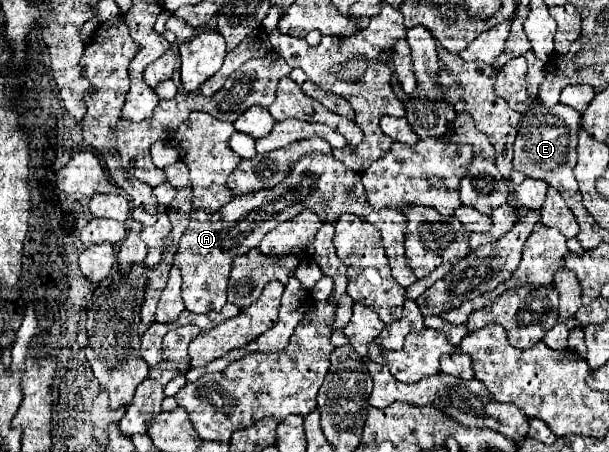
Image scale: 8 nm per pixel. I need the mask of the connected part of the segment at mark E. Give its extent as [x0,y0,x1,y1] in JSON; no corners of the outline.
[514,102,588,222]

